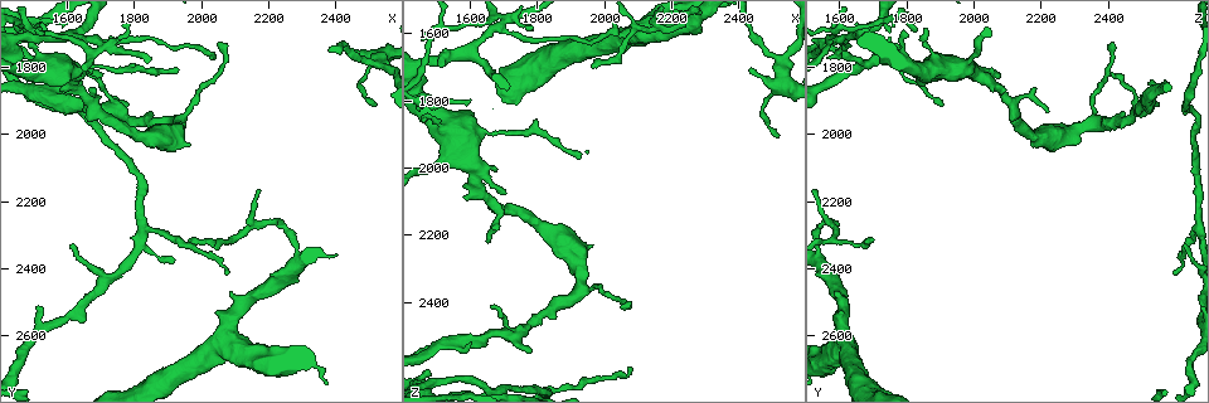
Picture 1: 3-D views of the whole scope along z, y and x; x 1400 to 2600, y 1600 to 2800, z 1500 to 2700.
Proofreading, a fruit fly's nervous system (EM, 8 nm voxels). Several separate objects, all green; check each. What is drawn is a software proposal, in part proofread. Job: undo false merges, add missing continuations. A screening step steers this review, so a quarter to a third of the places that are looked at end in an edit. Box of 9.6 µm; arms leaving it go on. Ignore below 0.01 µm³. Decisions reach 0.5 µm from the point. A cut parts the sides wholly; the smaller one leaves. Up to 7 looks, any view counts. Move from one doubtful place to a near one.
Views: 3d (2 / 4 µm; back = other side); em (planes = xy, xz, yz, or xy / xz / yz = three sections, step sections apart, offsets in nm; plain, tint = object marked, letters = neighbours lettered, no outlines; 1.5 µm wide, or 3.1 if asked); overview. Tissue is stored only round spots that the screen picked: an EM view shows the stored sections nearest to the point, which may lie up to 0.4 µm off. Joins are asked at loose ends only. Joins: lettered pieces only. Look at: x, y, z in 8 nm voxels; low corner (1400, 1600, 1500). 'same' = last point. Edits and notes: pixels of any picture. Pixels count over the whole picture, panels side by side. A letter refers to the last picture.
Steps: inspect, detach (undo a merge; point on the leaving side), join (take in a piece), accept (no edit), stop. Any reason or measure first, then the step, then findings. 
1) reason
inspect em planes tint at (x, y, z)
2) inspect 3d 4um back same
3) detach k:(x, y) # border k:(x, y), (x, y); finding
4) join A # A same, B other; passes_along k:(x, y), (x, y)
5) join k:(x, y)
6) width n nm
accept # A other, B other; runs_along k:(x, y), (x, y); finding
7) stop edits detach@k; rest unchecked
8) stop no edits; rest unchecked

free end
inspect 3d 2um at (1610, 2340, 2630)

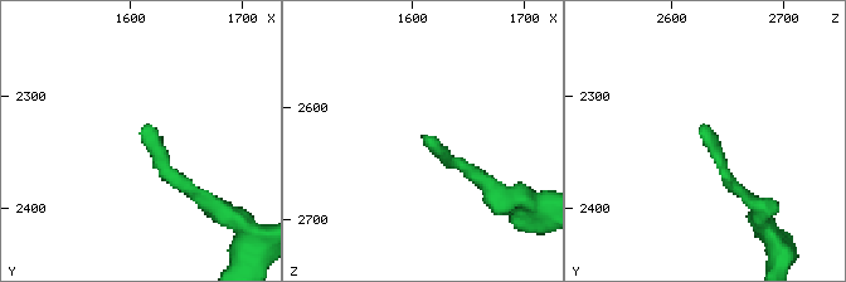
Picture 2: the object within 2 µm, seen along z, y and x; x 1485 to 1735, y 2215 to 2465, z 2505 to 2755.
inspect em planes letters at (1614, 2330, 2632)

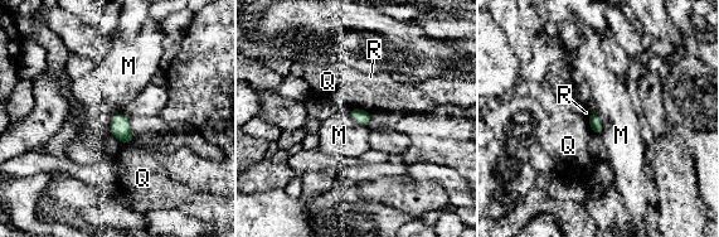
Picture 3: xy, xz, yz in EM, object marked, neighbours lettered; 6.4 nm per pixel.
width 80 nm; longest_contact M 180 nm
accept # M other, Q other, R other; none of them fits

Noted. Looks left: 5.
branch stops here
inspect em planes letters at (2050, 1730, 2410)

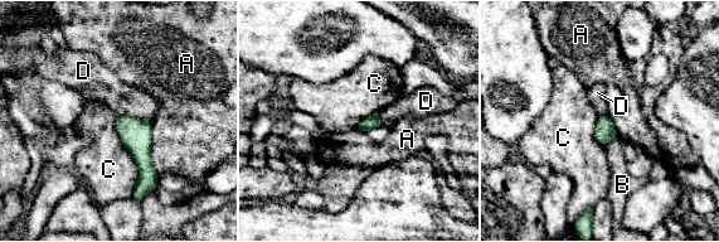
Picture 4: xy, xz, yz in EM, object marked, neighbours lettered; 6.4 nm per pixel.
width 80 nm
accept # A other, B other, C other, D other; border 4:(117, 116), (139, 173), (131, 197); no lettered piece goes on from it

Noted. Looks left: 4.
branch stops here
inspect 3d 4um at (1940, 1800, 1960)

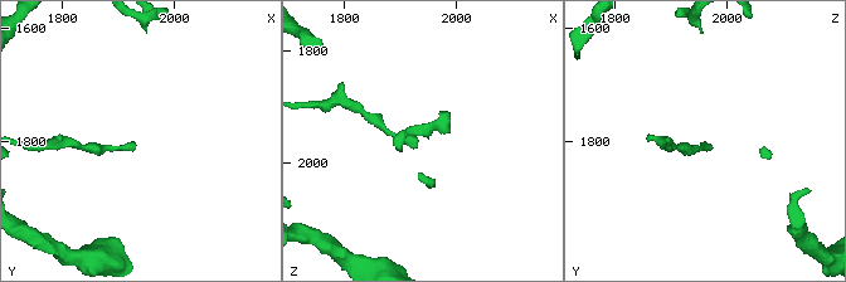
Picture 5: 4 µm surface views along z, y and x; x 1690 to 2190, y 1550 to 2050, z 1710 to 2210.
inspect em planes tint at (1930, 1805, 1970)

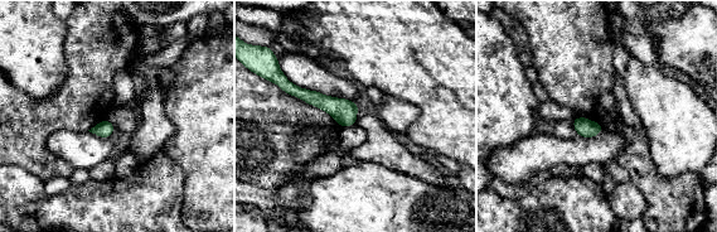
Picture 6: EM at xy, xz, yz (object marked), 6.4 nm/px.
inspect em planes letters same

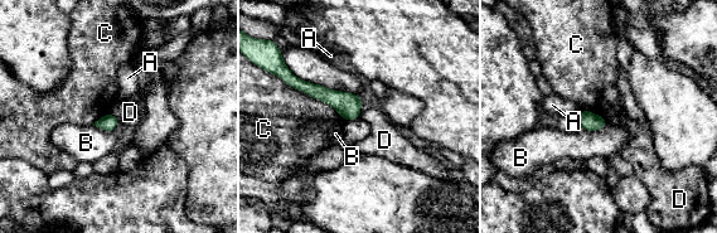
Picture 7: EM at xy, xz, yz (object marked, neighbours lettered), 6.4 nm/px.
longest_contact C 460 nm
accept # A other, B other, C other, D other; no lettered piece goes on from it

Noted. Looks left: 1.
stop no edits; rest unchecked

